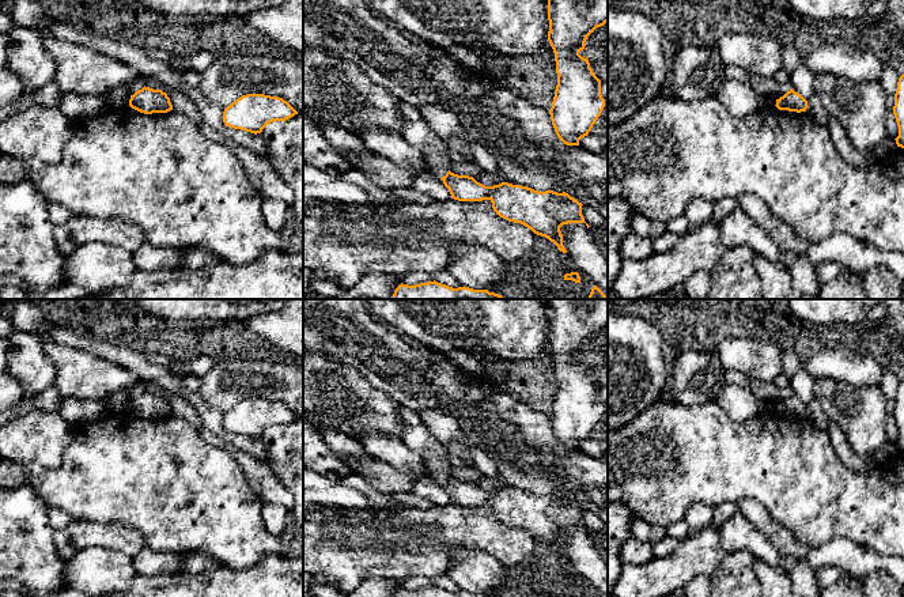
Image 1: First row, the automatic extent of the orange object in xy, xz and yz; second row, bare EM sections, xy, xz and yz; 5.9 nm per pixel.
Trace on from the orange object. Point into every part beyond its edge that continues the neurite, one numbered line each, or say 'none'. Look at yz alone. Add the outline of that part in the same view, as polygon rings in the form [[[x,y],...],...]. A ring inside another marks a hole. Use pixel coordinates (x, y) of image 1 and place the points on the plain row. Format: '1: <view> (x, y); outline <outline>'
none

